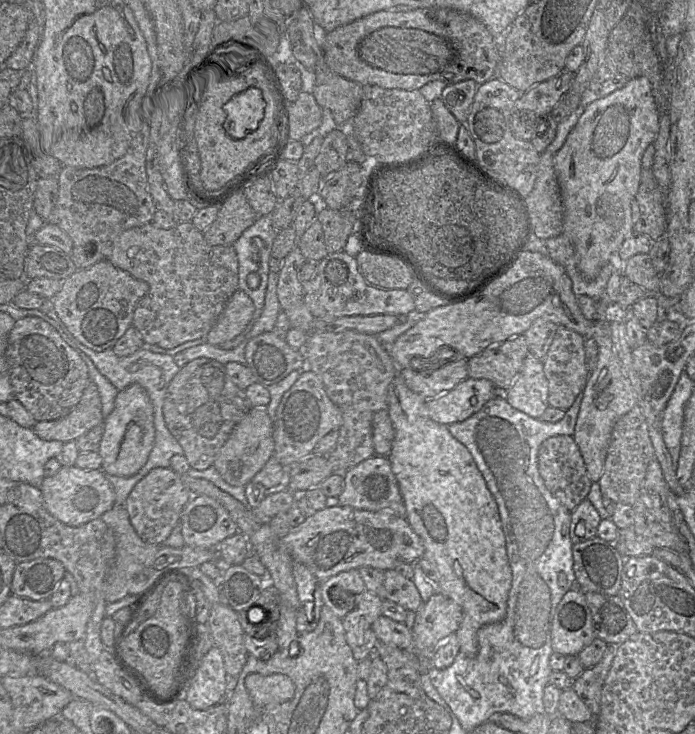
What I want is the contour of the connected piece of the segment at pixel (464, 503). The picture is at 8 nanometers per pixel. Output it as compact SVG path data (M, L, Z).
M399 374L389 385L387 411L395 436L388 459L404 501L405 518L422 539L424 557L438 572L437 592L451 598L462 608L463 619L456 631L456 637L460 652L472 658L478 653L478 630L505 618L512 571L493 495L468 449L450 434L446 425L439 424L425 415L425 400L427 399L410 390Z

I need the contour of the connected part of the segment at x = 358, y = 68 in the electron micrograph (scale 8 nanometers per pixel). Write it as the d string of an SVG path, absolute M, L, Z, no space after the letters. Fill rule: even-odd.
M414 8L404 12L380 10L330 32L325 32L314 24L314 33L323 48L328 68L362 86L378 85L387 89L413 91L435 80L447 85L473 80L480 85L496 77L500 60L500 50L495 39L482 22L468 14L447 8Z

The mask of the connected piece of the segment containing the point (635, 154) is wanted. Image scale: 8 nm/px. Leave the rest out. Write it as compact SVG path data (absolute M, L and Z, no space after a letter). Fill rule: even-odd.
M644 76L631 78L625 86L605 97L593 99L586 107L563 146L554 154L553 163L563 205L563 234L574 246L577 268L591 281L600 270L615 260L625 238L633 231L638 204L635 199L642 170L641 158L659 131L660 111L652 94L650 81Z

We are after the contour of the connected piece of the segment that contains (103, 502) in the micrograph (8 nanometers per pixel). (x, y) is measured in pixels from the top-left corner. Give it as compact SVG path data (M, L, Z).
M62 466L53 476L45 477L40 486L45 508L60 522L76 527L100 518L115 505L115 493L101 469L86 470Z

